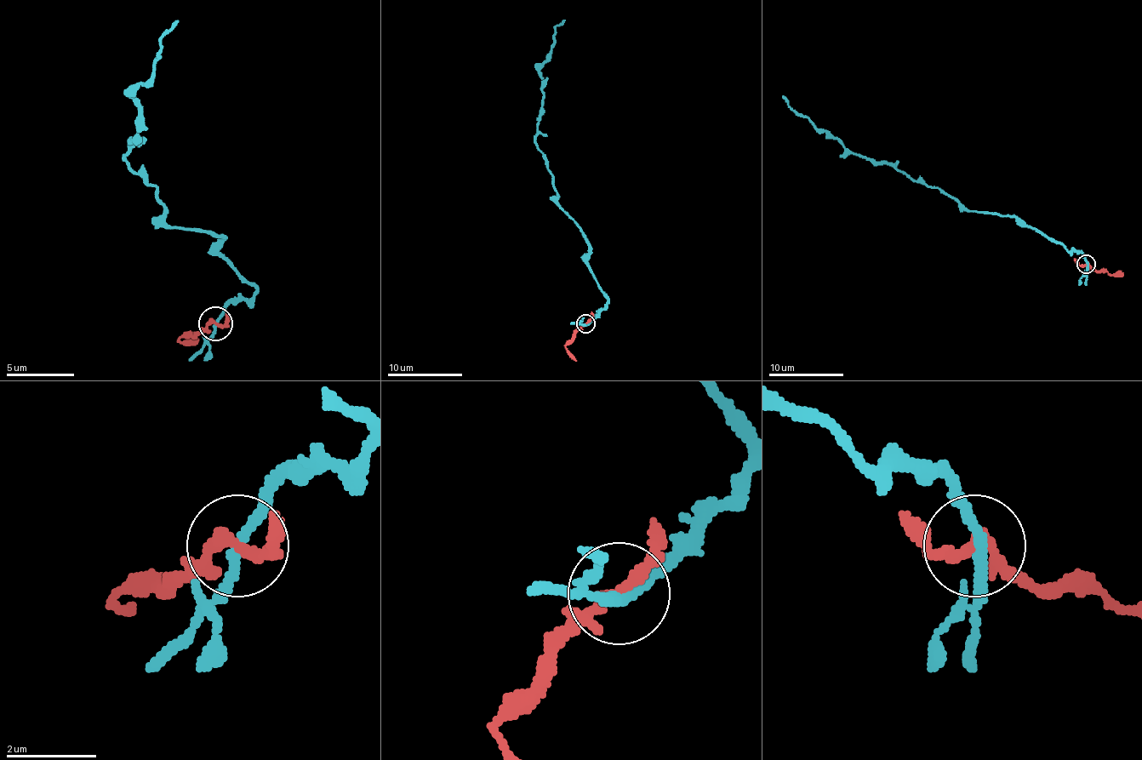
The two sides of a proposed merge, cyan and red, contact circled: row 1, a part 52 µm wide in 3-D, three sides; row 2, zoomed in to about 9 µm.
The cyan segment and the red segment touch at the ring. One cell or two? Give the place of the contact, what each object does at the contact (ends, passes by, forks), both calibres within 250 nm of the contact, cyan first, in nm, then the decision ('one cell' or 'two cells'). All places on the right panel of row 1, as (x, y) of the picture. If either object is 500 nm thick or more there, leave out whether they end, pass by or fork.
place (1086, 264); cyan passes by; red passes by; calibres 220 and 240 nm; two cells

